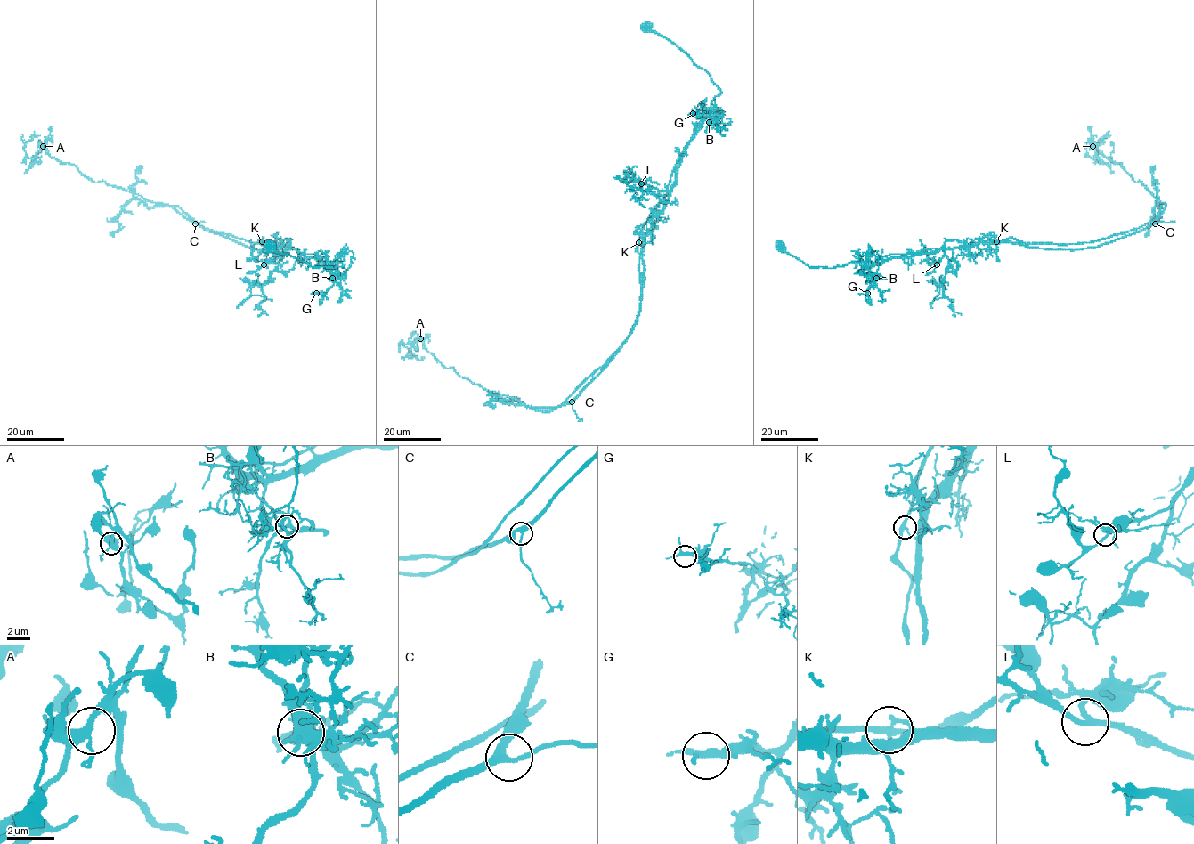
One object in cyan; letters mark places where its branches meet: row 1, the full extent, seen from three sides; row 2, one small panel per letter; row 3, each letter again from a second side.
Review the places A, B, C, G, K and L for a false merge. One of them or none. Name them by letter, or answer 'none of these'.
K

